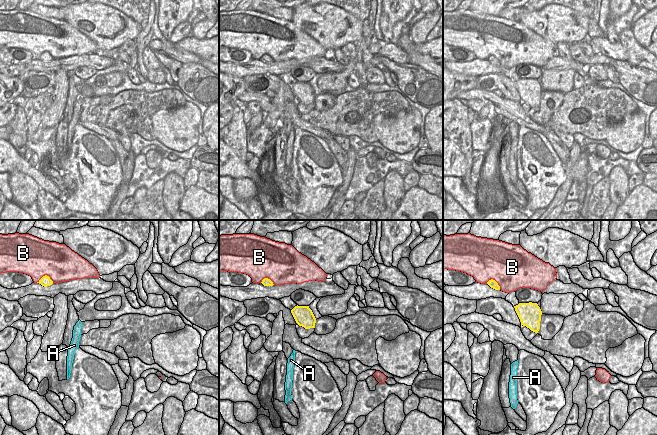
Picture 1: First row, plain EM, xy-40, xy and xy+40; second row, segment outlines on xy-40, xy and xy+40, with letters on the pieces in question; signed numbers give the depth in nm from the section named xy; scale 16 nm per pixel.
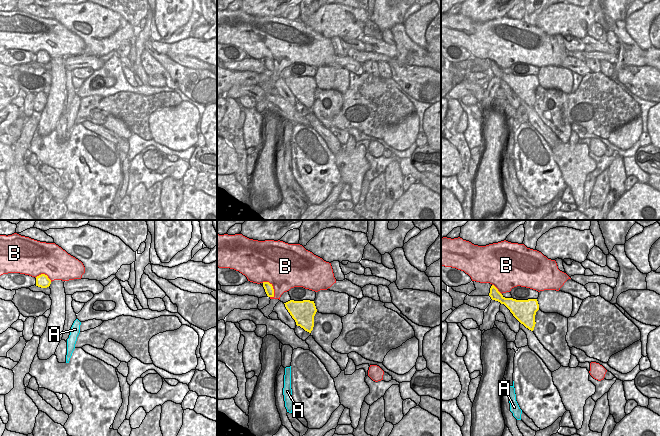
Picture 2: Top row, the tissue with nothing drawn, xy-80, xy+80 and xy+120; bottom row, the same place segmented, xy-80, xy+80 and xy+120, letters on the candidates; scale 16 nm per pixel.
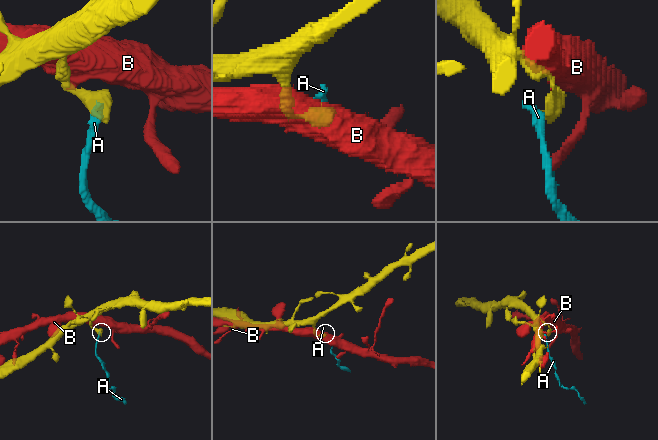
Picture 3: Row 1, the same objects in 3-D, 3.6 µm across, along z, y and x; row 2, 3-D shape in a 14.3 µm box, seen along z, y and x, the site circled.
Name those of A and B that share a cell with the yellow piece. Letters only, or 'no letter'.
no letter

